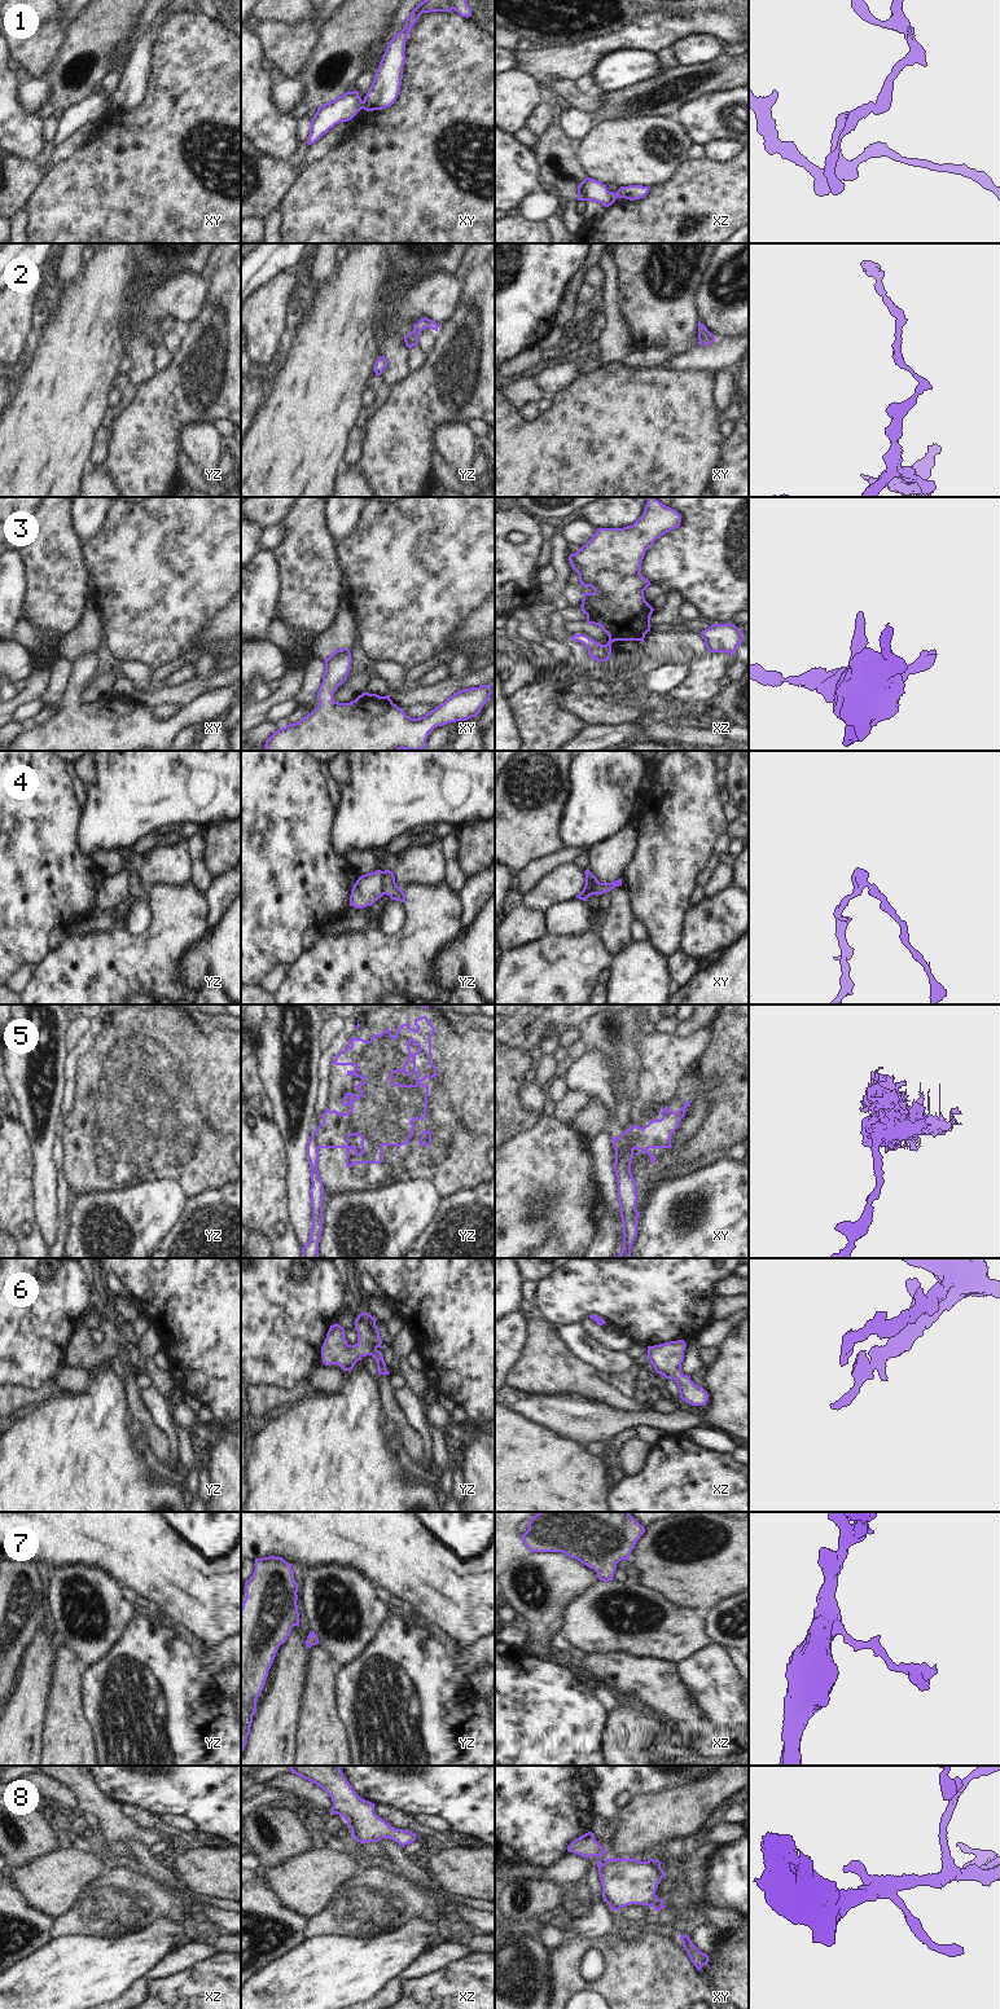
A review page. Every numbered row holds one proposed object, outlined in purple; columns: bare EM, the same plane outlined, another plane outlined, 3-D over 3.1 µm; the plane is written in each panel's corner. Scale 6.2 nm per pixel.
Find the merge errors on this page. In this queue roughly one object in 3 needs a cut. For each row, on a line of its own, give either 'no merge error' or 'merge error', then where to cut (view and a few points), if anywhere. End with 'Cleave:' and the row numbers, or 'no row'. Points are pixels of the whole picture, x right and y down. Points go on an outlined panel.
1: merge error; cut xy (362, 101), (363, 108)
2: no merge error; cut none
3: no merge error; cut none
4: merge error; cut yz (382, 871), (382, 889), (385, 893)
5: merge error; cut xy (624, 1132), (634, 1148)
6: no merge error; cut none
7: no merge error; cut none
8: no merge error; cut none
Cleave: 1, 4, 5

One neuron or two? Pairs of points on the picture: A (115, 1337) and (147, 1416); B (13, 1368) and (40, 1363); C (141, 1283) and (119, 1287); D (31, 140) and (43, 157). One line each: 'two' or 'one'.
A: one
B: one
C: two
D: two

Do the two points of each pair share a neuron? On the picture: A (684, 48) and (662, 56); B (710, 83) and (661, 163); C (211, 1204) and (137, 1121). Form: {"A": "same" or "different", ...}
{"A": "different", "B": "different", "C": "different"}

